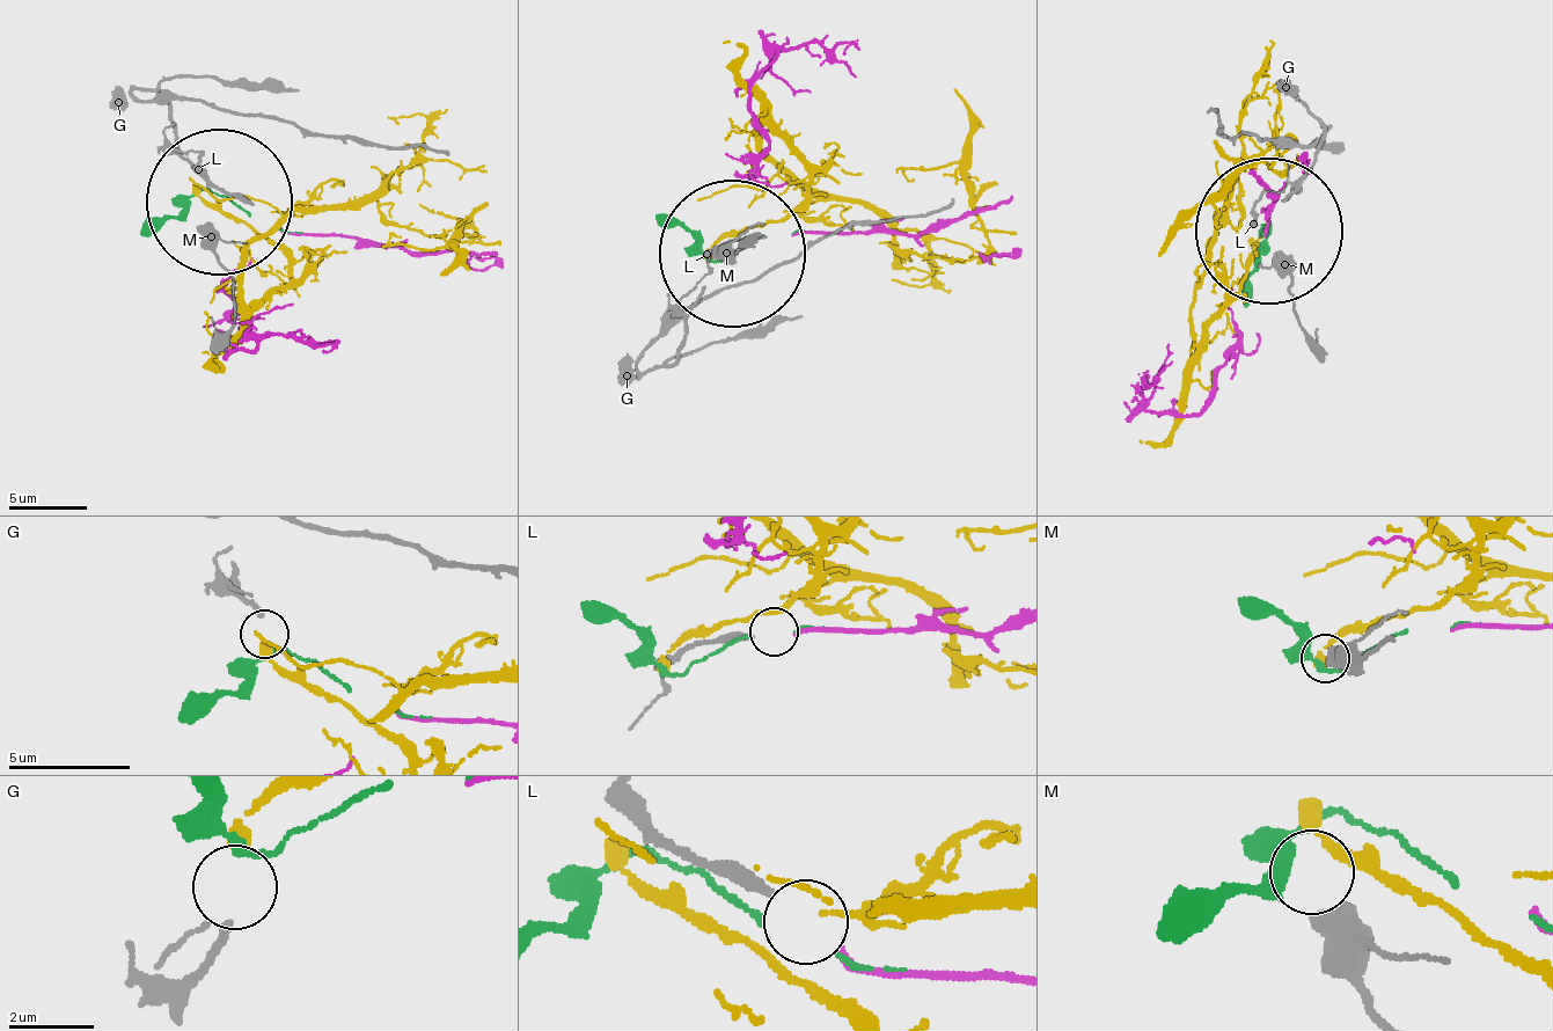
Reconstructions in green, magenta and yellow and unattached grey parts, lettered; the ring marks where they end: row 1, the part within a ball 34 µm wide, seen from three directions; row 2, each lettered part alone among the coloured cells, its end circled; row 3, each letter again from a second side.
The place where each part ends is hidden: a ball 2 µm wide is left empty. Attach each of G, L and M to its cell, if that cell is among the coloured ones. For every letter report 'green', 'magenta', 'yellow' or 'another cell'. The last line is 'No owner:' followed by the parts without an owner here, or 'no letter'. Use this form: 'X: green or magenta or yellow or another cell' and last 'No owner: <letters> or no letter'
G: green
L: magenta
M: another cell
No owner: M

